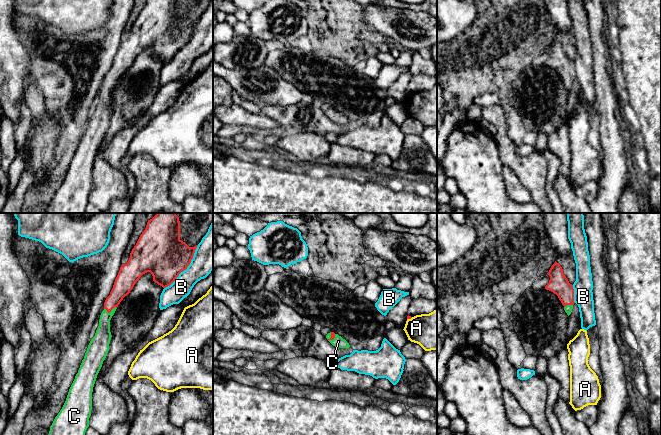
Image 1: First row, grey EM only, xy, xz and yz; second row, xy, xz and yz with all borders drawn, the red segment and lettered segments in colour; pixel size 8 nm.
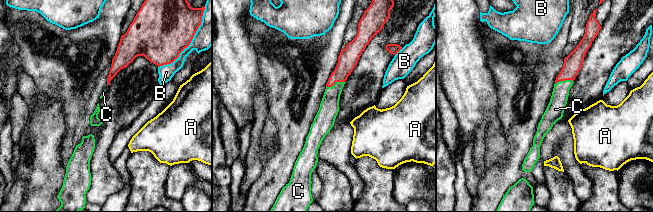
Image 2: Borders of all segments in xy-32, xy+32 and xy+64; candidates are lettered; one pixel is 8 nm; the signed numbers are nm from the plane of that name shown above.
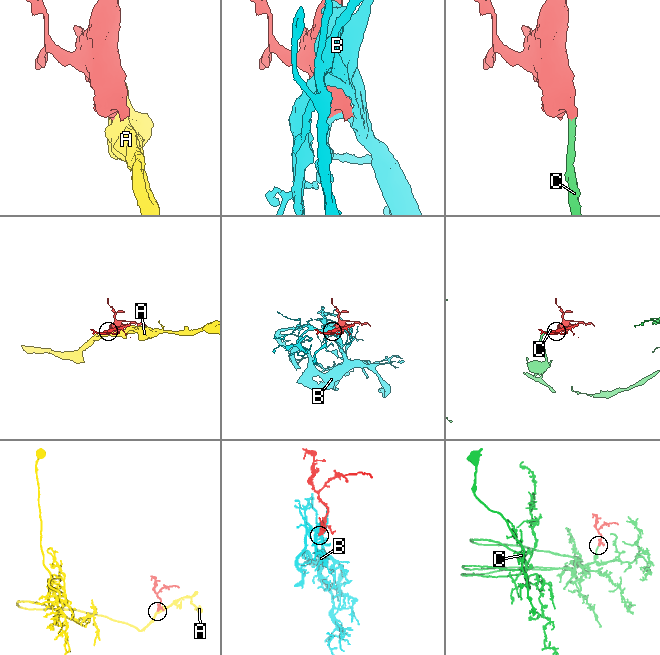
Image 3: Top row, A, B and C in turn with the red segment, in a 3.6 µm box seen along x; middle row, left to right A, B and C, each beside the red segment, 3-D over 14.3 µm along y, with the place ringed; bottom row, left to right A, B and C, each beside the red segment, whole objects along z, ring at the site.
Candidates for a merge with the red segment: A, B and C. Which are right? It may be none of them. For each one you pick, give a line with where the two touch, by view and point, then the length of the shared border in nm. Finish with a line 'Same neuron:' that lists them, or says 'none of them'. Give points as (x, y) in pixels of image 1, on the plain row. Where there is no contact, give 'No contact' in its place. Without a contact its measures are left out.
C: Touches red at xy (110, 87). Shared border 110 nm
Same neuron: C

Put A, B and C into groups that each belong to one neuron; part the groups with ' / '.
A / B / C

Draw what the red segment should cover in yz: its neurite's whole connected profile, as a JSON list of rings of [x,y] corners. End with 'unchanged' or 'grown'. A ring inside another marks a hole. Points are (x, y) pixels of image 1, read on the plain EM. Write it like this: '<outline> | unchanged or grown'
[[[556,37],[551,42],[547,50],[550,52],[550,56],[545,62],[545,65],[558,72],[559,76],[564,82],[565,88],[569,92],[575,79],[573,61],[569,59],[568,55],[563,49],[562,43]]] | grown

